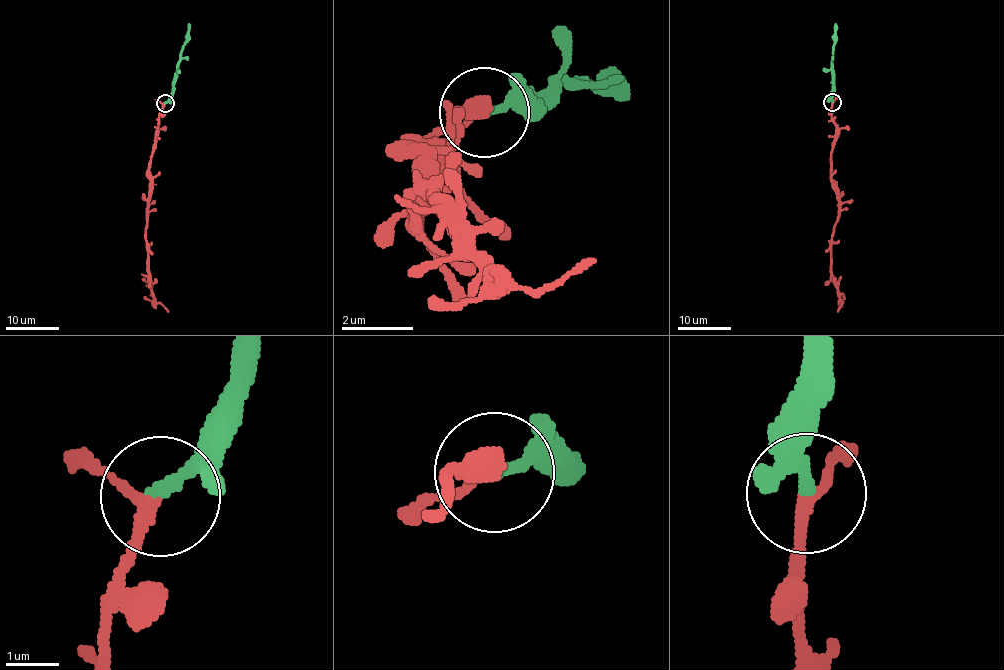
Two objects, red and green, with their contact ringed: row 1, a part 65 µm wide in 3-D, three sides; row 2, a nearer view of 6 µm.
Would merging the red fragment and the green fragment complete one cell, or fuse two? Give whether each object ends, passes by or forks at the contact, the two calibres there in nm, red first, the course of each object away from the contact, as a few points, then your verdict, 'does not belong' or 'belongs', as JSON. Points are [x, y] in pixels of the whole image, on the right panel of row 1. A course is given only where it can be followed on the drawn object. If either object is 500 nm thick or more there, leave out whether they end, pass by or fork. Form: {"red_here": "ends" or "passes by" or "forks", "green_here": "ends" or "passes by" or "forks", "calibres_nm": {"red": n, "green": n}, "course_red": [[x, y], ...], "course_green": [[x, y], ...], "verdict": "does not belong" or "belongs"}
{"red_here": "passes by", "green_here": "ends", "calibres_nm": {"red": 200, "green": 260}, "course_red": [[832, 101], [836, 138], [831, 165], [838, 221], [834, 227], [831, 247], [831, 280], [842, 305], [838, 311]], "course_green": [[832, 101], [835, 23]], "verdict": "belongs"}

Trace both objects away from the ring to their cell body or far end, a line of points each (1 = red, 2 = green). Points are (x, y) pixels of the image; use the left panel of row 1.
1: (165, 103), (149, 168), (146, 249), (148, 282), (152, 298), (169, 311)
2: (165, 103), (171, 92), (189, 23)

